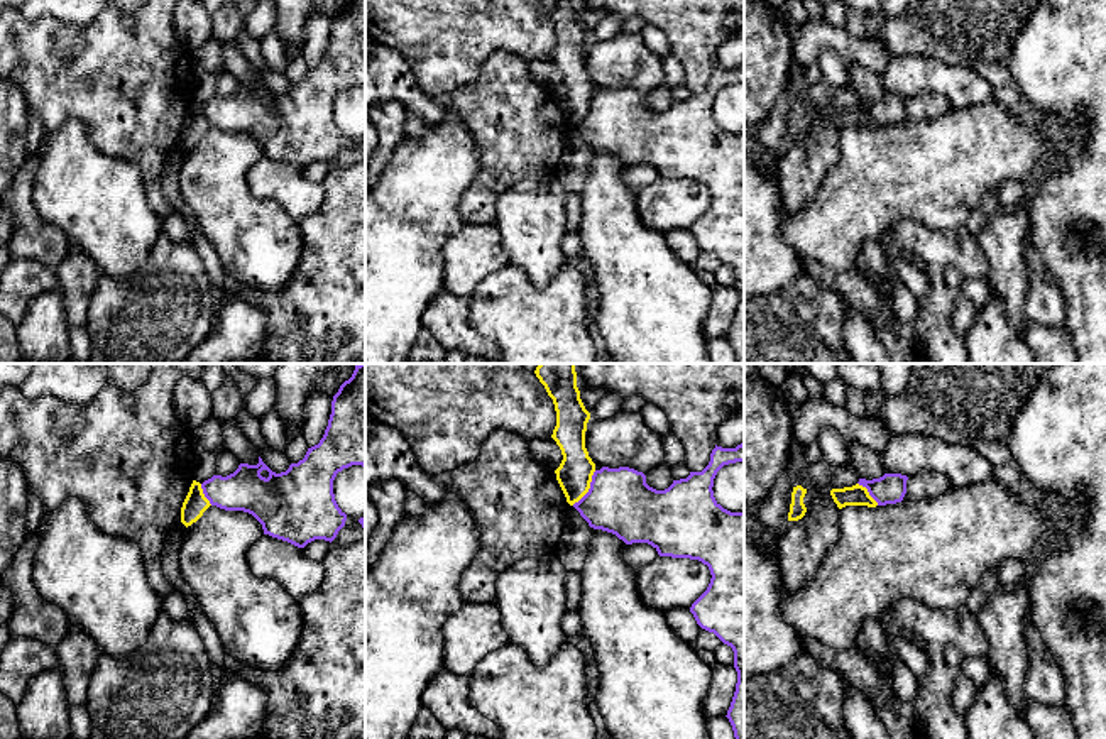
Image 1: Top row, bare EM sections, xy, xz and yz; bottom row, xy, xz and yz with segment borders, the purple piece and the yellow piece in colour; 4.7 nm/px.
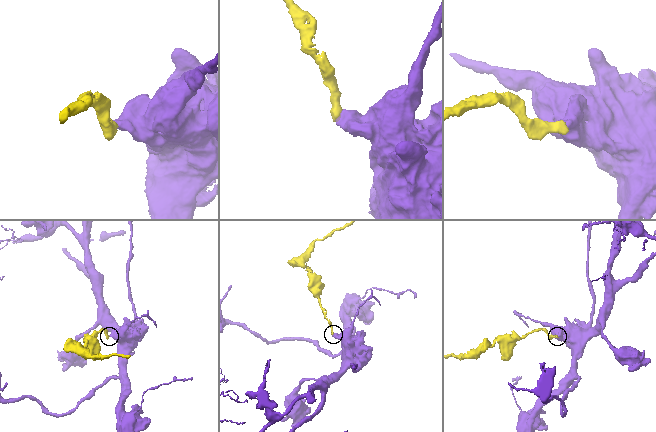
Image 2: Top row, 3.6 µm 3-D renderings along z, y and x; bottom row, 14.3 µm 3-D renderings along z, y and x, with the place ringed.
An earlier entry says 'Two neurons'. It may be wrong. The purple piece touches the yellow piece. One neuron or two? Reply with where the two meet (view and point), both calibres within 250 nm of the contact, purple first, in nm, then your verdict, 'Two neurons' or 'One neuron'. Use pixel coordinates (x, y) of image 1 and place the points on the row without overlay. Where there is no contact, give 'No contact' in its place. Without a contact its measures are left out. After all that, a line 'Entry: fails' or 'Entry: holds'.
Touches purple at xz (589, 110). Thickness 320 nm (purple) against 160 nm. Two neurons
Entry: holds

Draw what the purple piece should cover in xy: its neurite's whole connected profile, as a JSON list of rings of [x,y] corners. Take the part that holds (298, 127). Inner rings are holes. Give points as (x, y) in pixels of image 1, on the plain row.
[[[348,0],[340,7],[323,59],[286,93],[272,93],[259,78],[257,86],[240,85],[227,98],[213,96],[205,101],[201,110],[211,127],[249,134],[262,145],[264,156],[304,169],[315,161],[331,164],[345,147],[347,135],[335,122],[333,101],[352,86],[365,88],[365,0]]]

